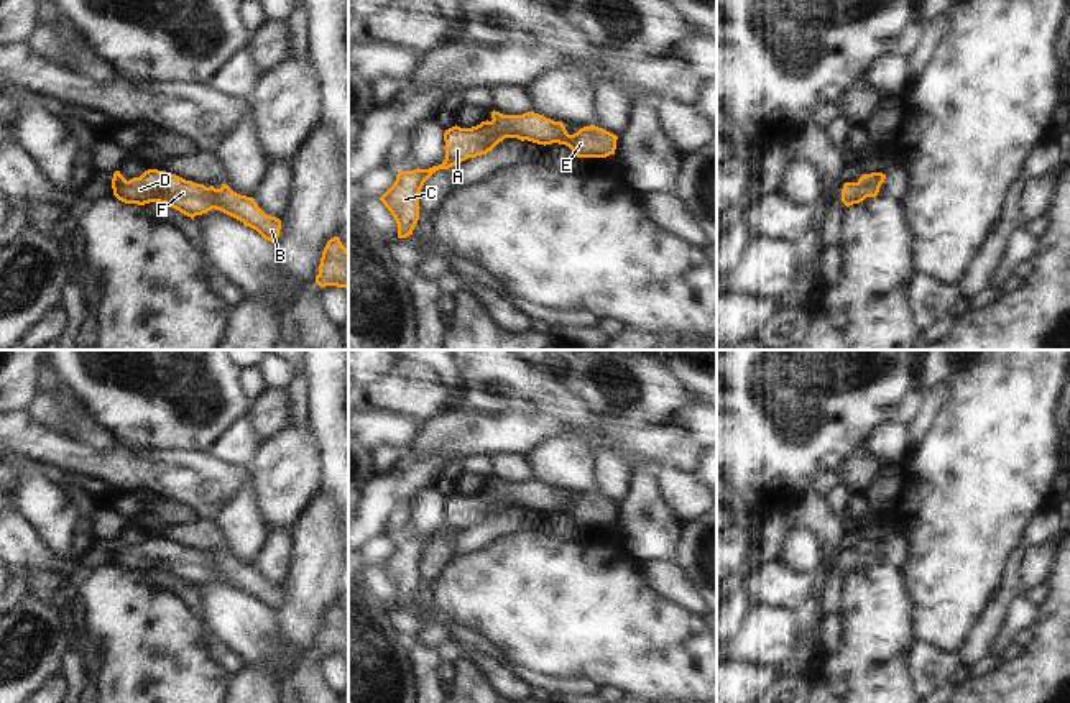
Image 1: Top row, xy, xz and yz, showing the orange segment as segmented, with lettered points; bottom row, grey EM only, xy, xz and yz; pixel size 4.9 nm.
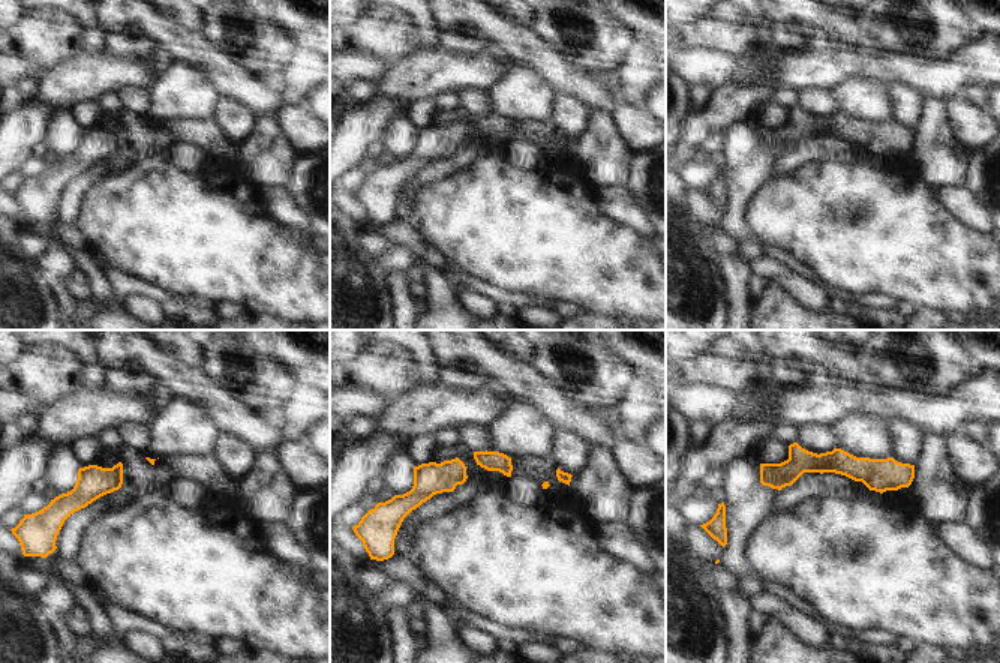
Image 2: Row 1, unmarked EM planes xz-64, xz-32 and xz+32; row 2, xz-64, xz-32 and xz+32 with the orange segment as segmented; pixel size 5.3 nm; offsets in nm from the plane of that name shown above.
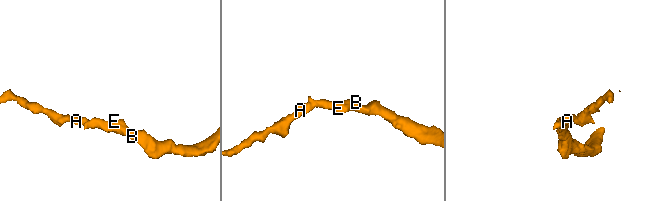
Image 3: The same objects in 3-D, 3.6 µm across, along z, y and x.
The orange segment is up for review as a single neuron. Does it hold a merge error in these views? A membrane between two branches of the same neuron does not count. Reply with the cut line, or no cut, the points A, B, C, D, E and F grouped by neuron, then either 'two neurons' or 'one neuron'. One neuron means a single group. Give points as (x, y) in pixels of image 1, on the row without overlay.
no cut; A B C D E F; one neuron

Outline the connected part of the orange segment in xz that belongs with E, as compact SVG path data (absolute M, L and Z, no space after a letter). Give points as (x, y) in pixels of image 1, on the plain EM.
M491 480L491 489L472 496L452 494L445 498L445 527L429 537L399 539L394 552L380 565L398 591L398 606L413 603L419 588L419 562L424 550L439 537L449 537L468 526L491 519L505 506L528 508L537 512L565 512L577 526L606 526L615 522L618 504L595 493L569 503L562 489L528 480L503 483Z

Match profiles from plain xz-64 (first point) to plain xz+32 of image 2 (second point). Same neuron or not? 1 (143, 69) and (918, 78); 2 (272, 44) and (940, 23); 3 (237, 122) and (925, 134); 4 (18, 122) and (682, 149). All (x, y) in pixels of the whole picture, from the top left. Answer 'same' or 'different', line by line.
1: same
2: same
3: different
4: same

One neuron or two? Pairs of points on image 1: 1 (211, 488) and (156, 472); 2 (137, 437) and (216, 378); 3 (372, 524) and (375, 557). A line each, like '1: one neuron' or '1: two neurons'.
1: one neuron
2: one neuron
3: two neurons

